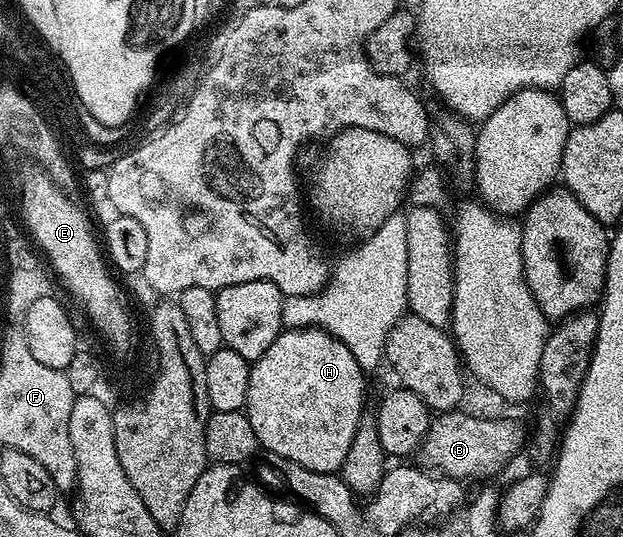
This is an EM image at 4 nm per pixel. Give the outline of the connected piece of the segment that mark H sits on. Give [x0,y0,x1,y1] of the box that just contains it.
[243,328,366,473]

